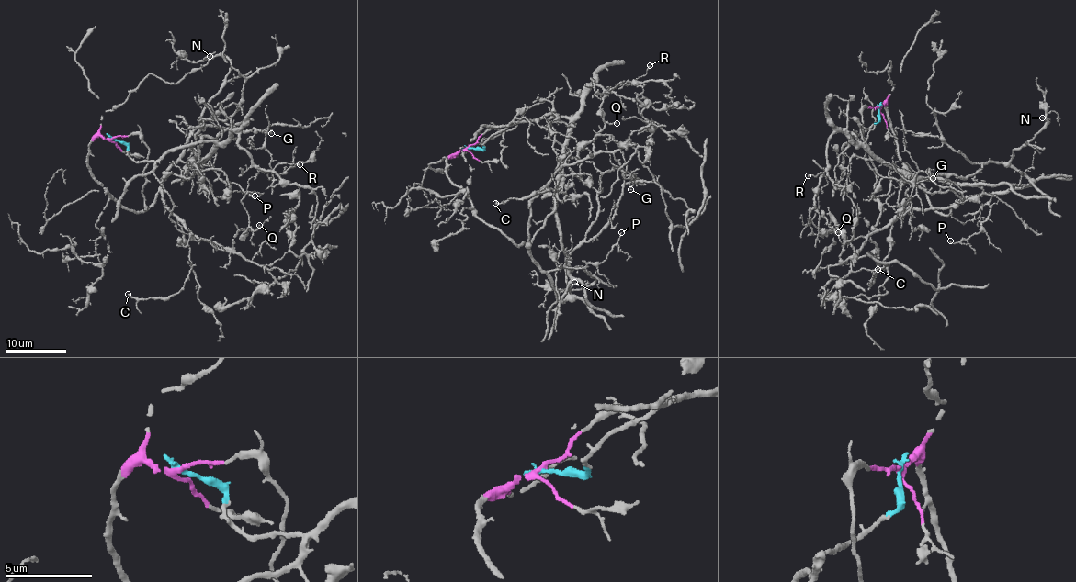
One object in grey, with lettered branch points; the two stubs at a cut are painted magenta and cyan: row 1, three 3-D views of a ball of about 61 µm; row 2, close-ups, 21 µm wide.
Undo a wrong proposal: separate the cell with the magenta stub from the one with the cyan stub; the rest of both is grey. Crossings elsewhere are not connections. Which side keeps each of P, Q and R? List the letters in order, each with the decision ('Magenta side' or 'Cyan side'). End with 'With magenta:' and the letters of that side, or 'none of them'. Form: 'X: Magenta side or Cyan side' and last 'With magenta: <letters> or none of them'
P: Magenta side
Q: Magenta side
R: Cyan side
With magenta: P, Q

